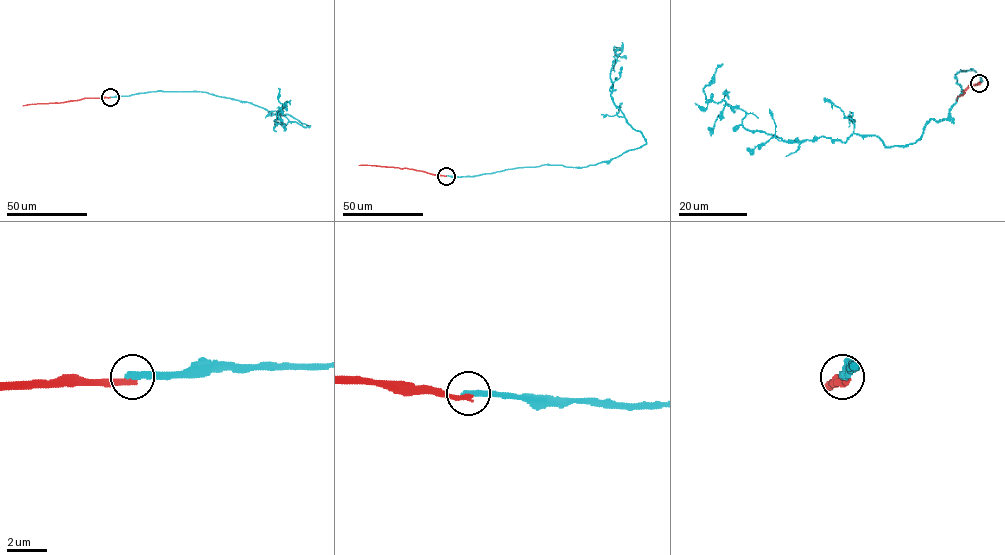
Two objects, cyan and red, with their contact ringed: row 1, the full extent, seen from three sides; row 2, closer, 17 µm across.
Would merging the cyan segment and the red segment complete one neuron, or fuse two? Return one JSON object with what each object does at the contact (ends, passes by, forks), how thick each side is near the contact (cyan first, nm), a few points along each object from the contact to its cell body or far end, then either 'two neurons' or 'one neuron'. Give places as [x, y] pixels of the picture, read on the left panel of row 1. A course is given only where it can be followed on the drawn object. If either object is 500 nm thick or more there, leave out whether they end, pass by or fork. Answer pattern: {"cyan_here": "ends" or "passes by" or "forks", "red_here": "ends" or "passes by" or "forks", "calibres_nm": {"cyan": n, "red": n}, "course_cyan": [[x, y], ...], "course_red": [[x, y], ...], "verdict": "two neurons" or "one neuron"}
{"cyan_here": "ends", "red_here": "ends", "calibres_nm": {"cyan": 360, "red": 320}, "course_cyan": [[110, 97], [202, 91], [288, 114], [309, 127], [275, 124], [277, 111], [286, 105], [278, 99], [278, 88]], "course_red": [[110, 97], [22, 105]], "verdict": "two neurons"}

